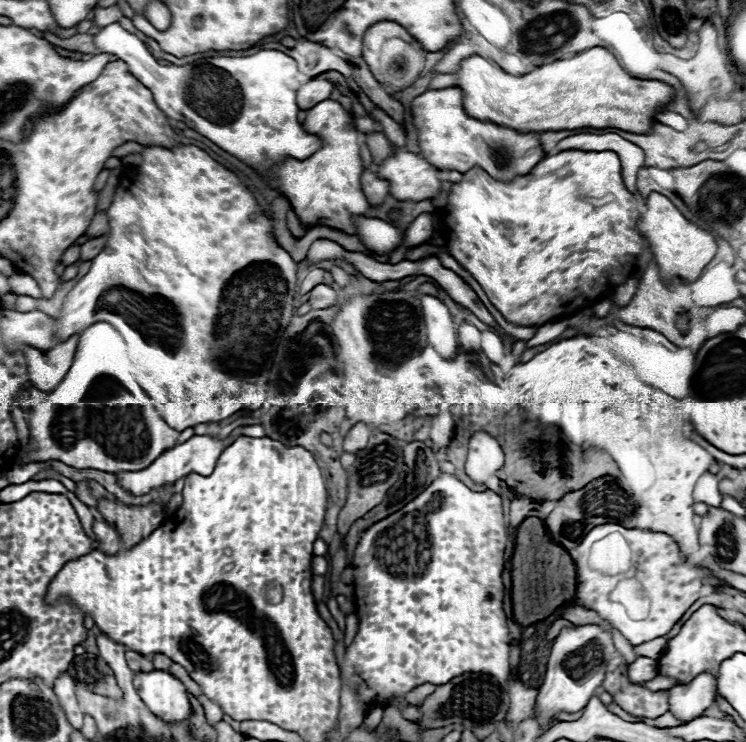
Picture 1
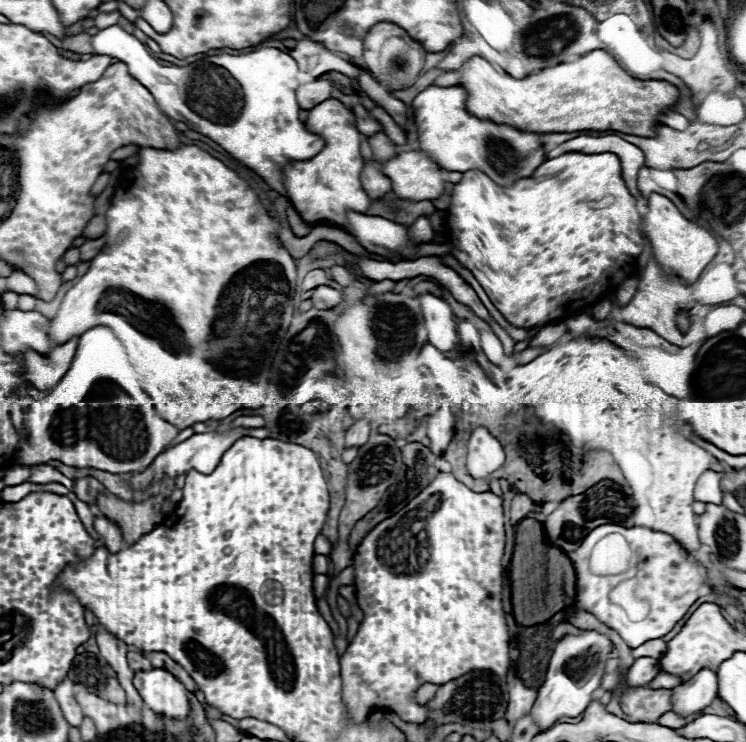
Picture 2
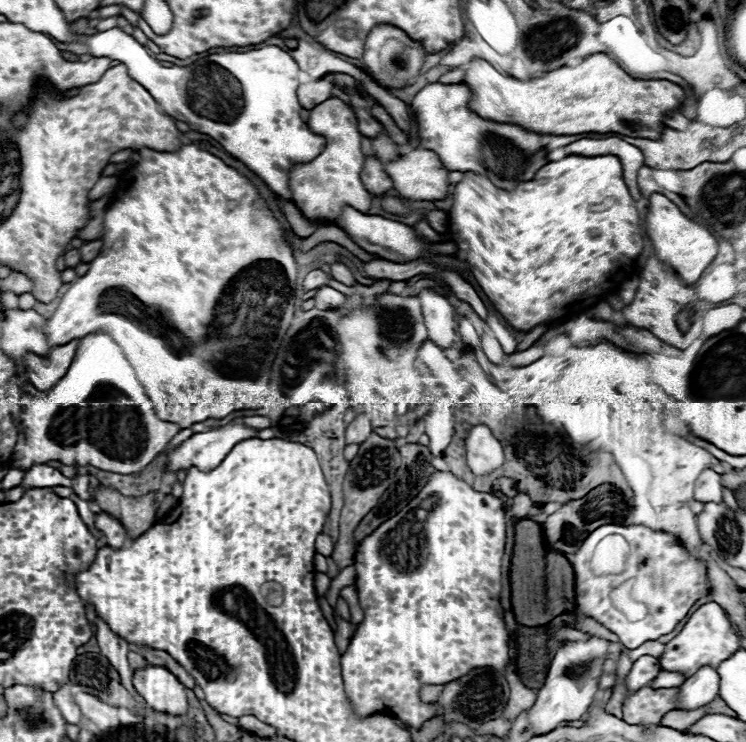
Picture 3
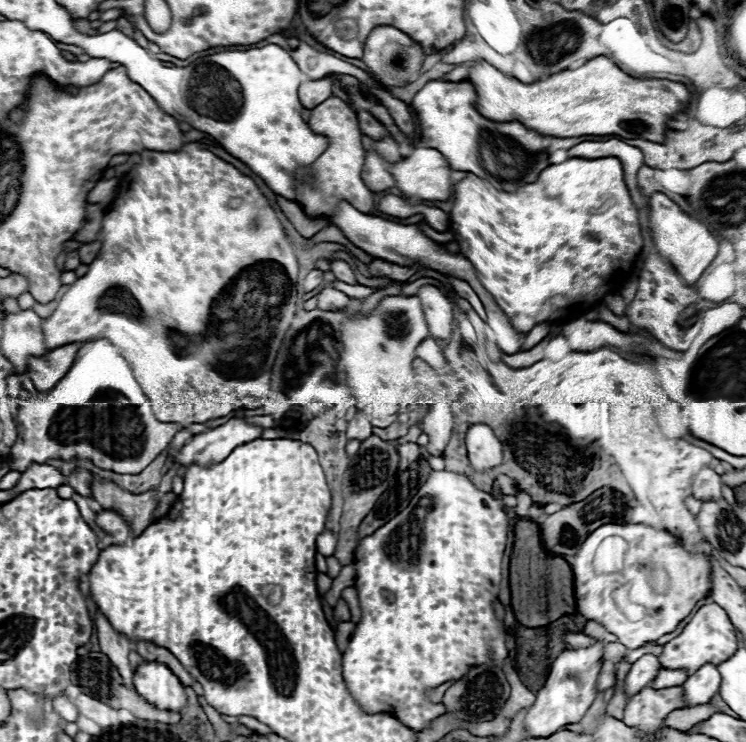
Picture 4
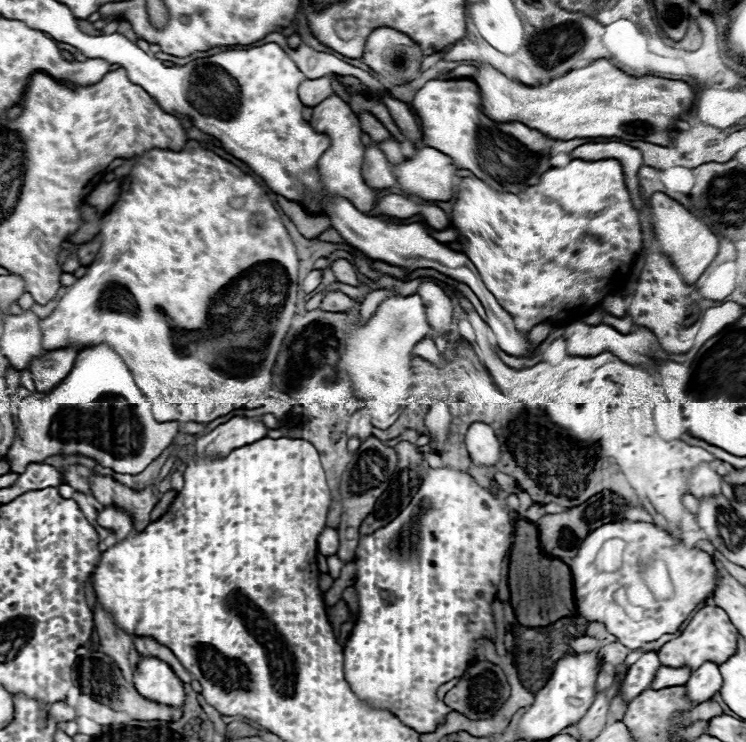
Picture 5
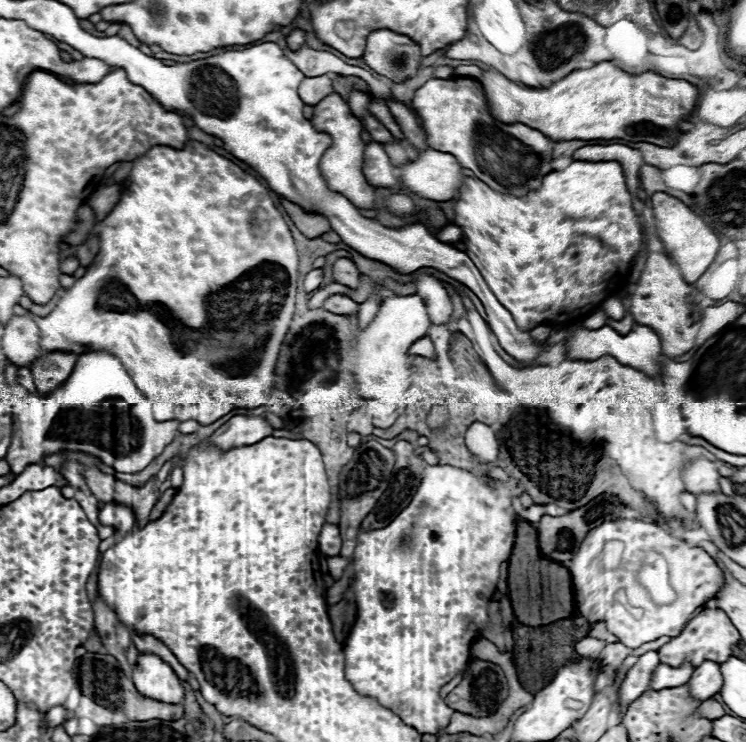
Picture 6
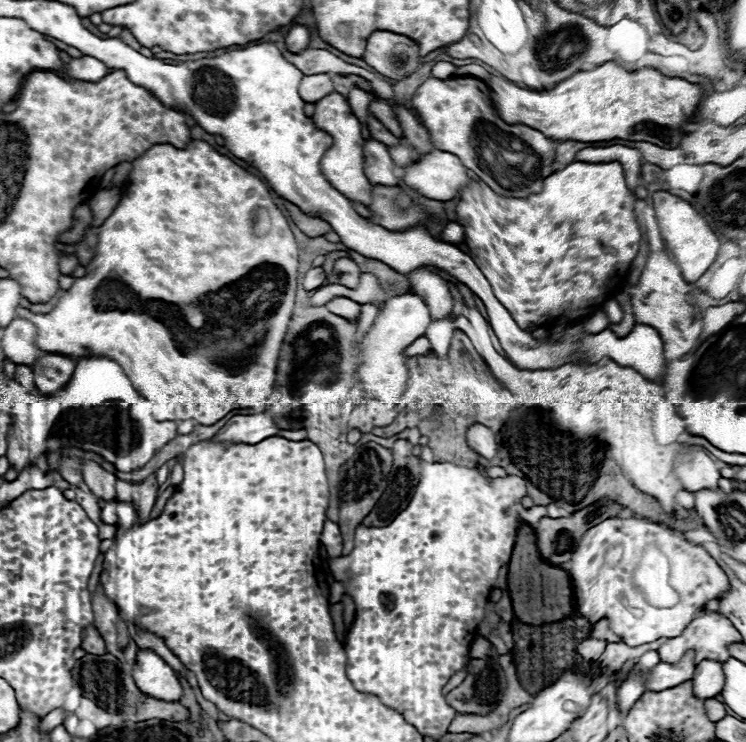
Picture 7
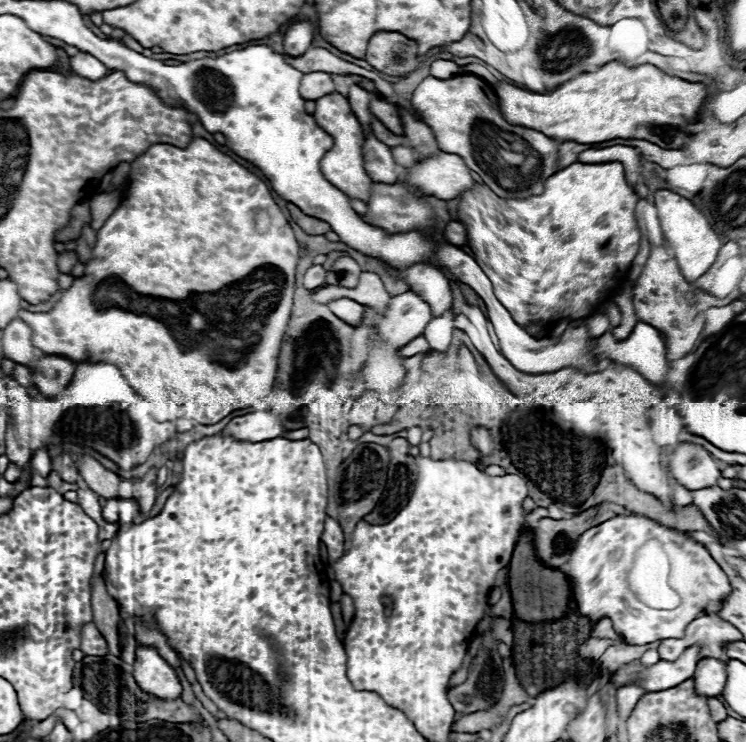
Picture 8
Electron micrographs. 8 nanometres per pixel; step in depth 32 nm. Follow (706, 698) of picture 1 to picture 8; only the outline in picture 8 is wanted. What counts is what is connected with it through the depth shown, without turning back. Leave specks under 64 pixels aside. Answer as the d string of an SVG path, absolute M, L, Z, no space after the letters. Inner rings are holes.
M702 658L698 662L694 678L696 678L696 688L698 692L702 692L702 696L712 698L716 694L722 694L728 678L726 662L718 658Z

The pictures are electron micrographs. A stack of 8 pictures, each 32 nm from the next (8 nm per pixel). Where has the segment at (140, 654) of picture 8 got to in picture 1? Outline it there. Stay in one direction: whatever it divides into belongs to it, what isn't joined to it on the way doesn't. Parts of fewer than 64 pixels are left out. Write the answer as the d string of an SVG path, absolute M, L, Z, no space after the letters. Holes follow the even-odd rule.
M152 670L134 676L134 688L152 714L164 722L184 722L190 716L188 692L170 672Z

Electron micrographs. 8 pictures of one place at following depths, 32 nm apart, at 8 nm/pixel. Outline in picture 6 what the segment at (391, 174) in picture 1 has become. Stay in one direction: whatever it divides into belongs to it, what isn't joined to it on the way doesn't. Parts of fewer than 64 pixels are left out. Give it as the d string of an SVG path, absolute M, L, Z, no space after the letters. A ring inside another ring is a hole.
M430 148L420 152L414 162L402 166L402 186L422 198L446 202L464 184L462 170L452 154Z

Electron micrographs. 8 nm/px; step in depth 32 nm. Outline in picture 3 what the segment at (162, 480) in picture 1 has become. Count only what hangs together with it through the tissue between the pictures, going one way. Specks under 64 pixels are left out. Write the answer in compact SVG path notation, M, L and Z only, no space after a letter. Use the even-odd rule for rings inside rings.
M232 420L216 430L194 434L182 446L162 456L162 466L174 472L188 470L190 466L198 466L202 470L216 468L238 442L254 438L256 432L258 428L250 428Z

